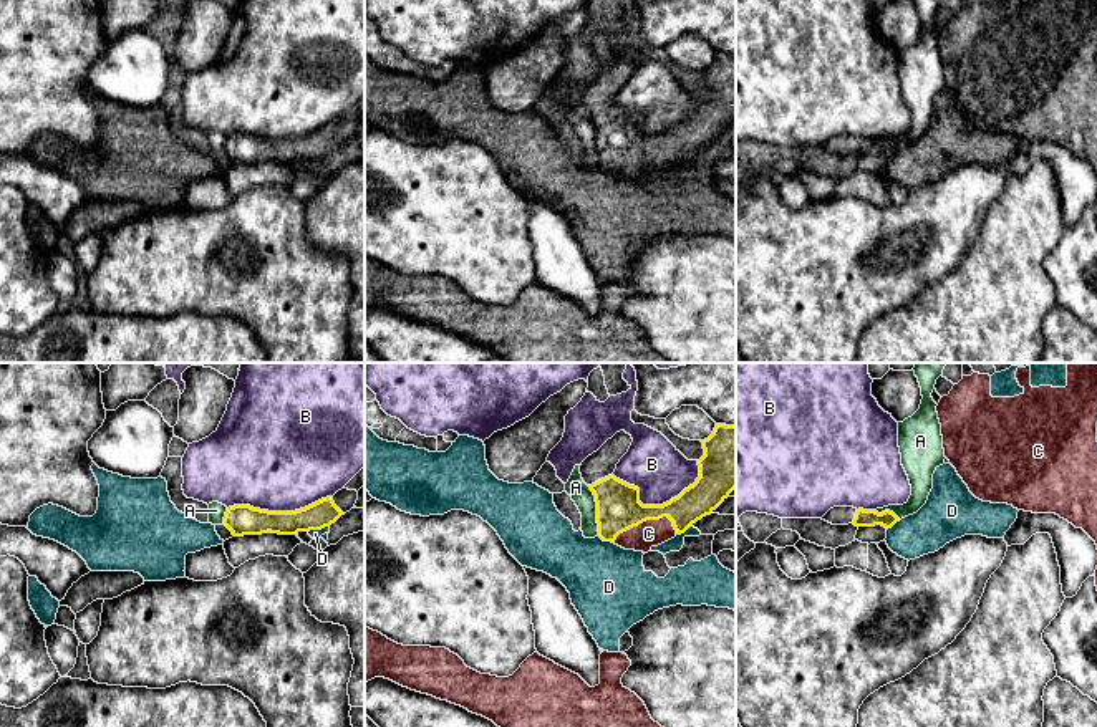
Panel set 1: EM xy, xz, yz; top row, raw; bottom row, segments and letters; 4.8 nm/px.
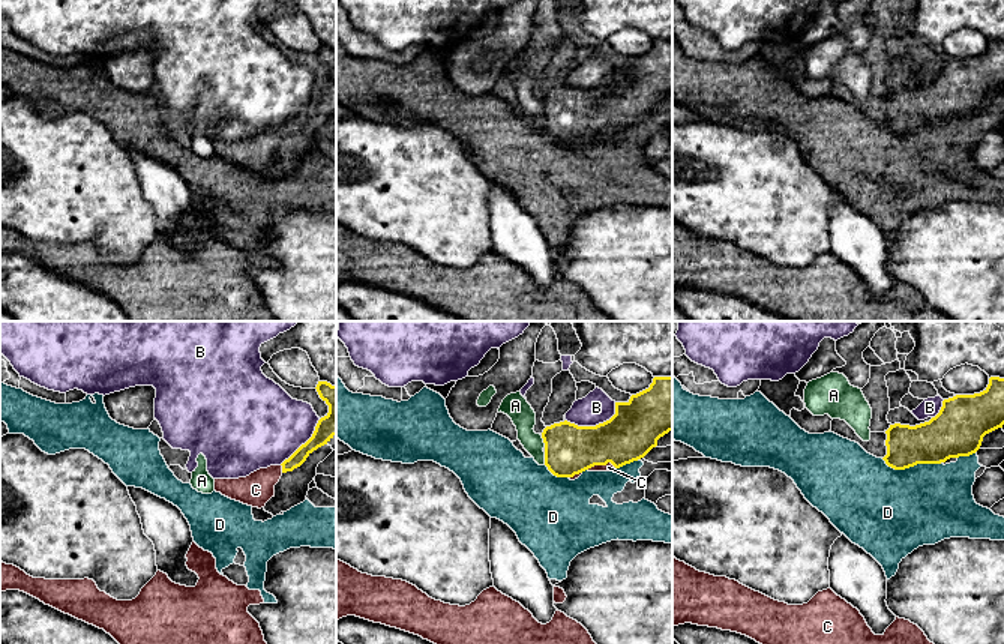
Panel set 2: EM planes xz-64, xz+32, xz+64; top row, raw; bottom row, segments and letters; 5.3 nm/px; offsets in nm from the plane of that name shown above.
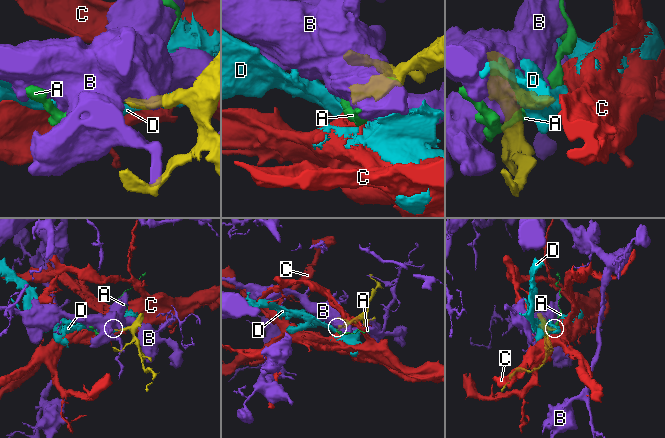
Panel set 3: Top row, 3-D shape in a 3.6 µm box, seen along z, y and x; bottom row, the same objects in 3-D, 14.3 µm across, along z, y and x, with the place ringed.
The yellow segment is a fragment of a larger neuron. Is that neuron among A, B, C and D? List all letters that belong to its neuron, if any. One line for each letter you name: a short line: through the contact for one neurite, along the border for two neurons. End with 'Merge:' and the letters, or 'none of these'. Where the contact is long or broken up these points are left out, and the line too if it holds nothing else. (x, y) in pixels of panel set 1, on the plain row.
C: line xz (618, 138), (630, 149), (645, 149), (648, 163)
Merge: C

